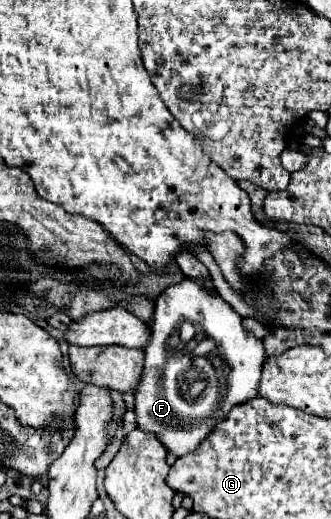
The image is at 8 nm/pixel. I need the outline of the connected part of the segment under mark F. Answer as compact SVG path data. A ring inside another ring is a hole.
M183 279L177 285L167 287L159 297L157 297L157 307L155 315L151 321L151 343L143 349L145 353L145 369L143 377L139 383L139 389L135 393L135 411L137 411L137 425L143 431L155 433L159 441L175 455L181 457L187 451L193 451L205 435L219 423L227 411L237 405L245 403L247 399L257 397L257 385L261 377L261 367L265 361L265 351L263 343L259 339L251 339L247 331L243 331L243 317L235 313L235 309L217 293L217 291L207 291L203 283L195 283L195 279ZM189 321L193 325L199 325L209 339L215 341L215 349L203 357L193 355L189 351L177 351L169 347L169 337L177 329L179 323Z

